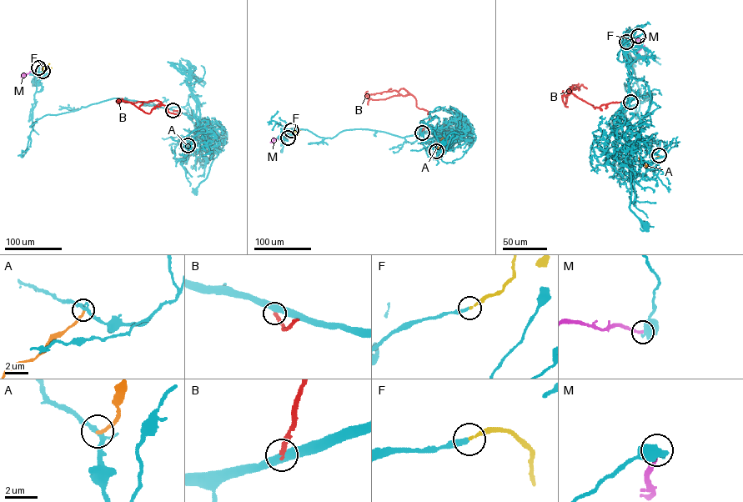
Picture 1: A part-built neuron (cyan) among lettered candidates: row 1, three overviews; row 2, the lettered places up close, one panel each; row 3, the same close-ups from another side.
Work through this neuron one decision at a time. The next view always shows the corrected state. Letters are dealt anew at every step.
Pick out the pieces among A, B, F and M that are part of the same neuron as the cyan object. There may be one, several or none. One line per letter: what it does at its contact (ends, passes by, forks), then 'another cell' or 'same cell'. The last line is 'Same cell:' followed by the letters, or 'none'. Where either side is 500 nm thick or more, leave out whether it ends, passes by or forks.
A: it ends there; another cell
B: it ends there; another cell
F: it ends there; same cell
M: another cell
Same cell: F

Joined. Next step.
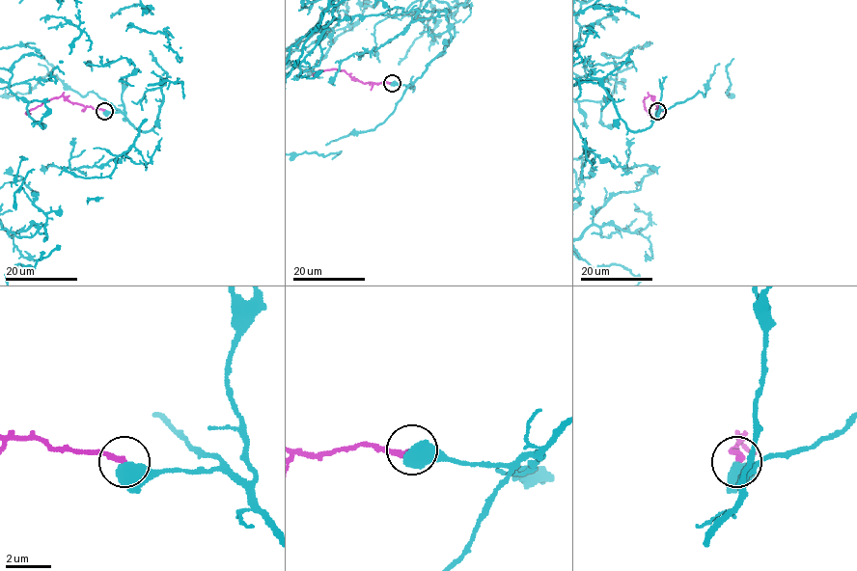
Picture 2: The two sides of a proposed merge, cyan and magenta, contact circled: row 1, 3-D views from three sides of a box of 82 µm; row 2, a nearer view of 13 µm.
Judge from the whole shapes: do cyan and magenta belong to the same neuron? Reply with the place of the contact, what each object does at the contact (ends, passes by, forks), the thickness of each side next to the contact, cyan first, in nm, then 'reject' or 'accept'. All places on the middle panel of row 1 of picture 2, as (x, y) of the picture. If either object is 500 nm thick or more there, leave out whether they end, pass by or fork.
(392, 83) | 650/260 nm | accept

